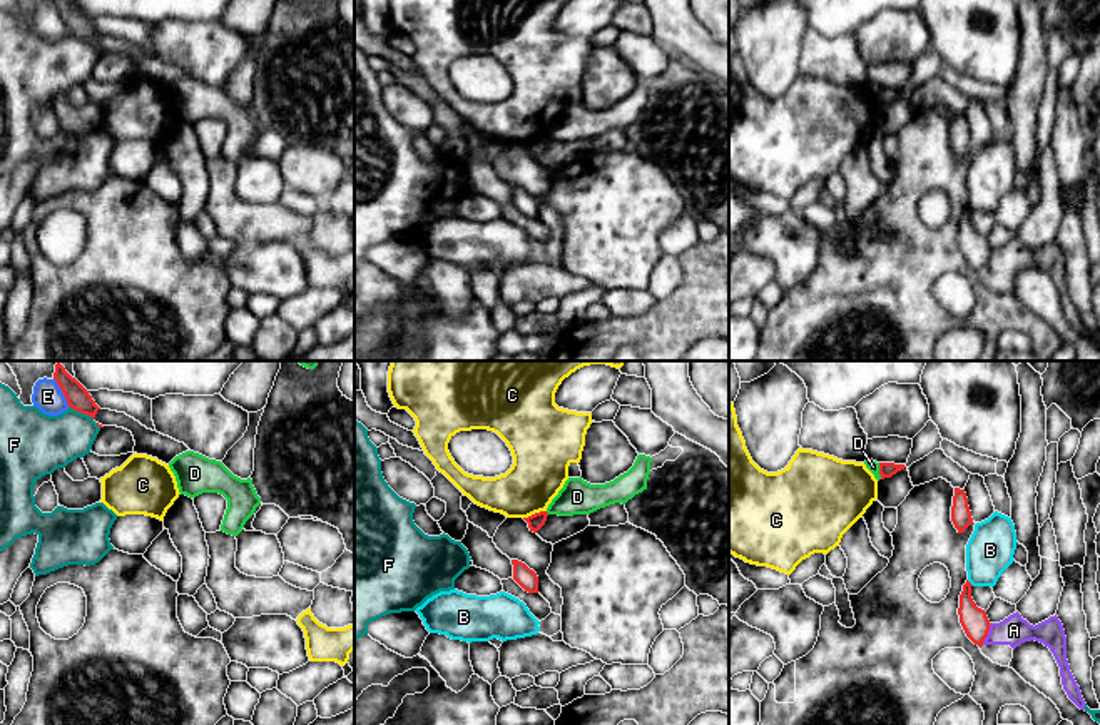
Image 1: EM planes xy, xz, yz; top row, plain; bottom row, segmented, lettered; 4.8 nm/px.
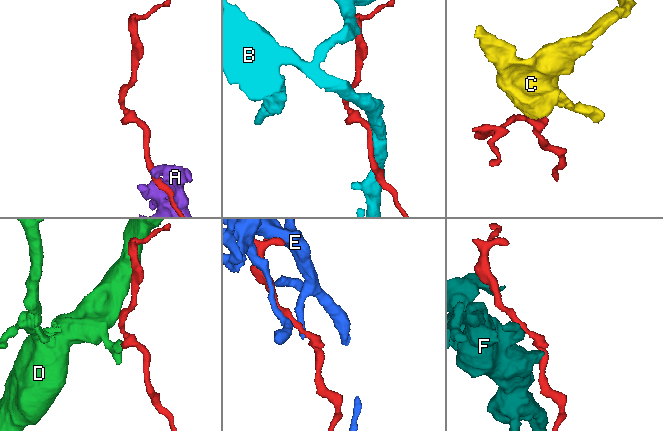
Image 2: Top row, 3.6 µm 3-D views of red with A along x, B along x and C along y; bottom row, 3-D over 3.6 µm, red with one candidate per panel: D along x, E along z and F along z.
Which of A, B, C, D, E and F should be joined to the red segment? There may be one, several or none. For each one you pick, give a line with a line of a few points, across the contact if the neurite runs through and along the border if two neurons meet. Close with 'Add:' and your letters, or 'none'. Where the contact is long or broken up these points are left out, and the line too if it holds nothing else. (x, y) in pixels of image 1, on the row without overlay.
Add: none

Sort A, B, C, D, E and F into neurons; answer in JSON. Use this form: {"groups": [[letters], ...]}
{"groups": [["A"], ["B"], ["C"], ["D"], ["E"], ["F"]]}

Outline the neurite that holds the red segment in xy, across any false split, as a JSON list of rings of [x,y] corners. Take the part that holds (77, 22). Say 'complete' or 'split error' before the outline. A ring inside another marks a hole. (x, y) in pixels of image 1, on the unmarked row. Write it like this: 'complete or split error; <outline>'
complete; [[[53,0],[53,5],[57,7],[59,13],[62,15],[69,33],[95,43],[97,37],[100,35],[89,17],[70,0]]]

